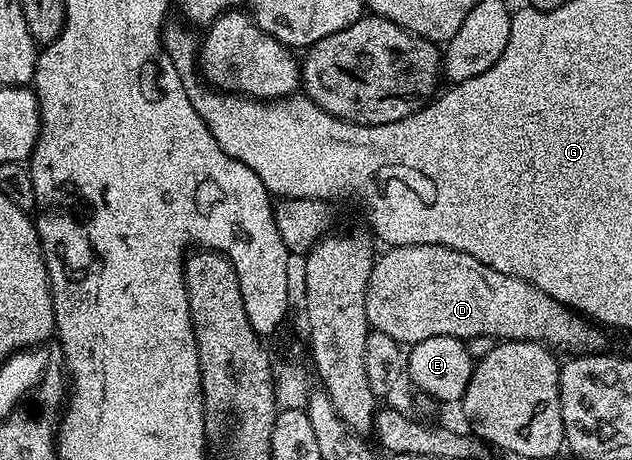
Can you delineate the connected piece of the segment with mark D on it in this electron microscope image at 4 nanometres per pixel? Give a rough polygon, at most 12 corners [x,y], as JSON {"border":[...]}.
{"border":[[437,244],[375,257],[368,323],[605,351],[601,325]]}

